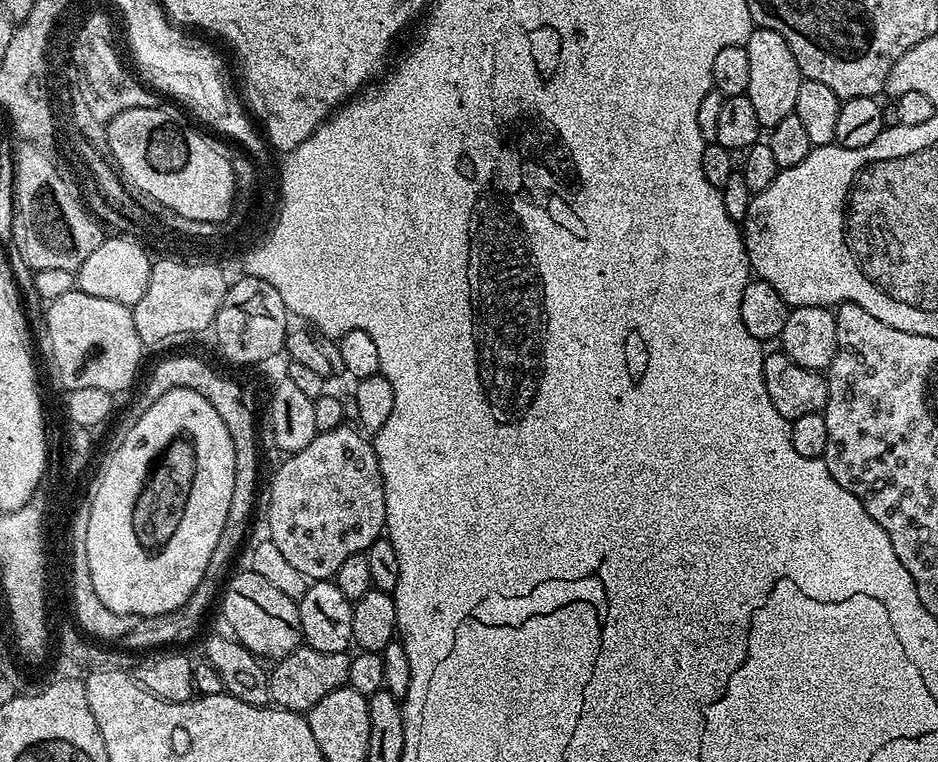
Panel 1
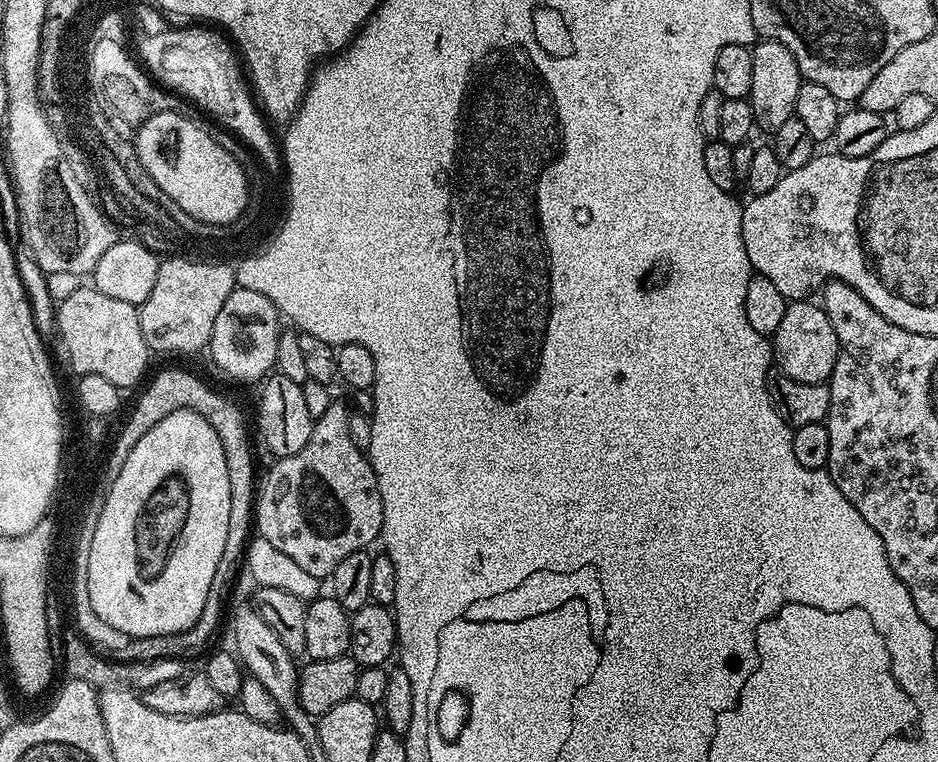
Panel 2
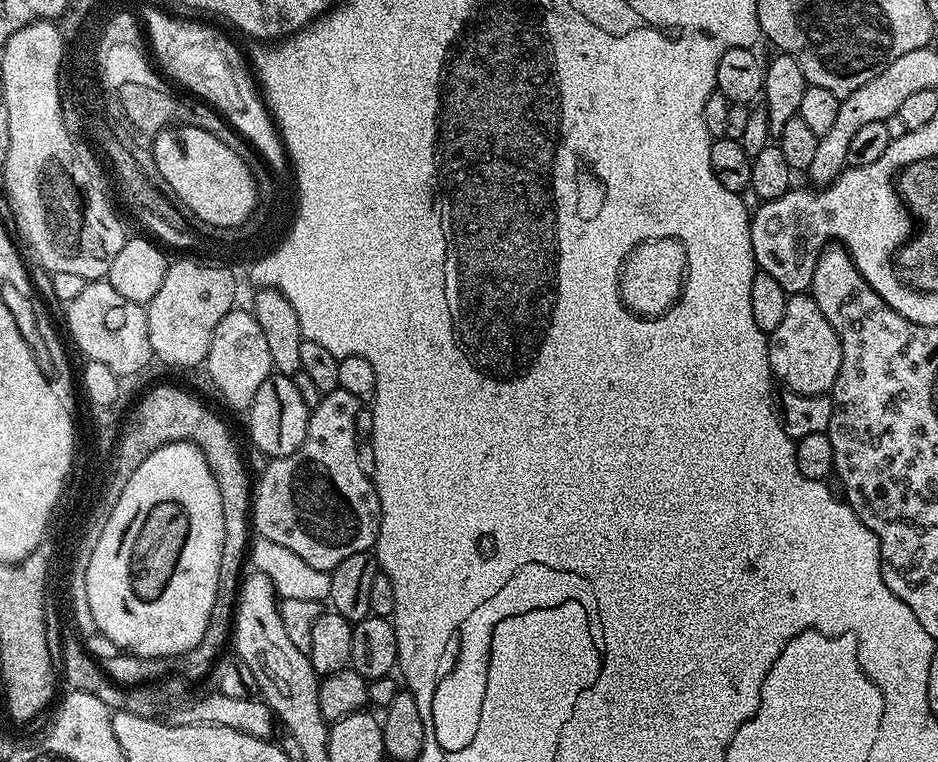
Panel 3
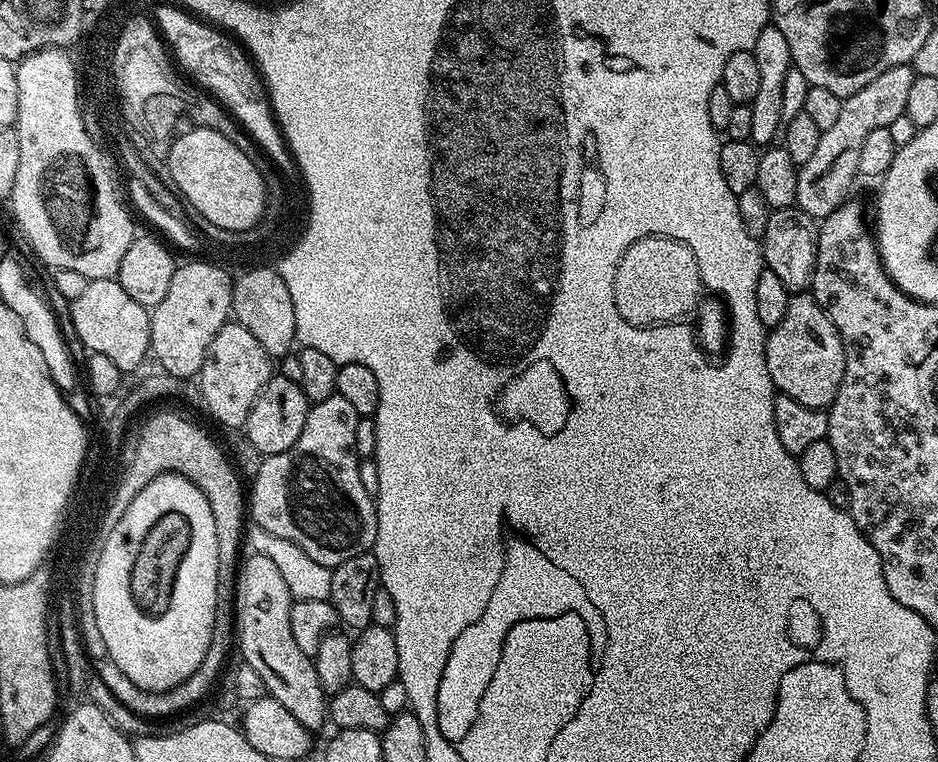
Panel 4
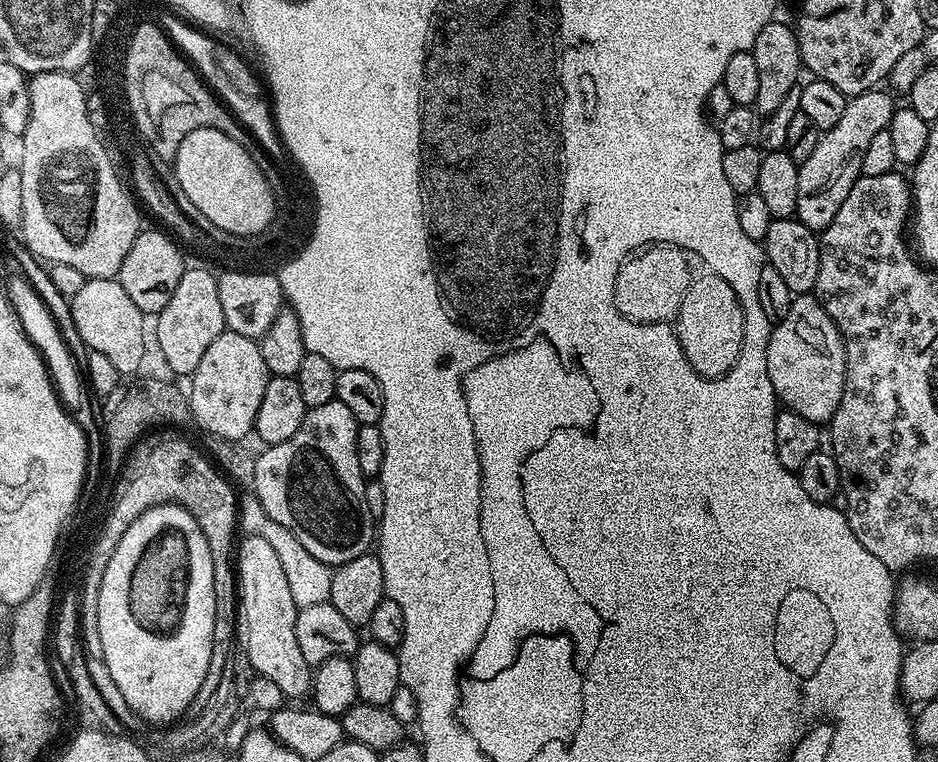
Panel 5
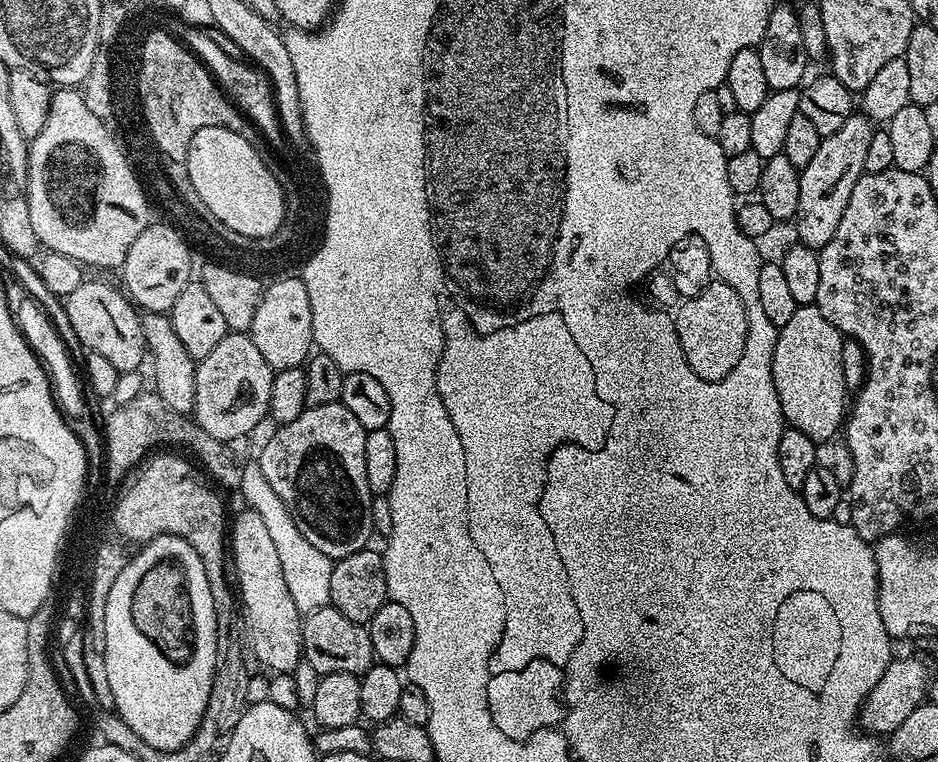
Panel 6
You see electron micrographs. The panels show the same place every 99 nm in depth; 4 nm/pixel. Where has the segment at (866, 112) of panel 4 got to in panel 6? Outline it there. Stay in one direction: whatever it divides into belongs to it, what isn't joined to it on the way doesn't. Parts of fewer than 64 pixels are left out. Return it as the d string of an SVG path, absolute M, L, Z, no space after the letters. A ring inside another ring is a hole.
M863 114L846 118L846 122L842 122L842 130L834 130L834 134L823 137L814 158L810 158L808 165L800 169L798 210L794 217L795 239L799 243L819 250L830 242L830 238L834 238L834 230L838 230L838 222L842 222L846 202L850 202L854 182L858 182L858 178L865 173L866 150L873 131L873 121Z

